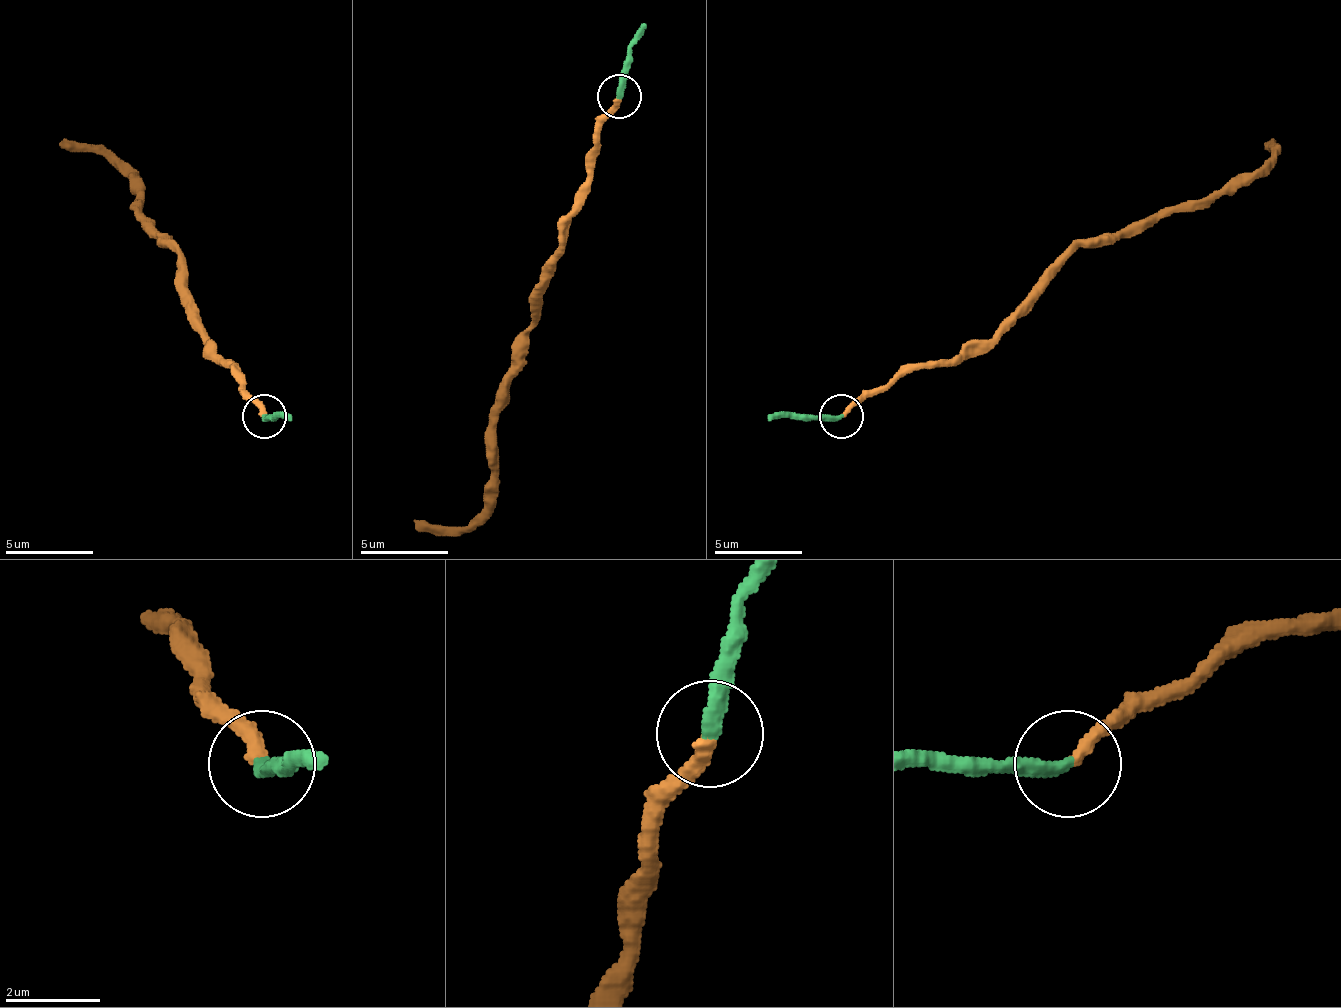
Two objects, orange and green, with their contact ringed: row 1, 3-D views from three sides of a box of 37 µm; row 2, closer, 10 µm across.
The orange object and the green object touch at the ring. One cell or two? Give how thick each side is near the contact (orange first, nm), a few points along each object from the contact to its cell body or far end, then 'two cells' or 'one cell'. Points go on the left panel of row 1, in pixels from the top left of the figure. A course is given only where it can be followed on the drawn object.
calibres 280 and 320 nm; course orange (263, 417), (232, 369), (210, 347), (184, 263), (140, 214), (140, 192), (109, 157), (73, 153), (60, 139); course green (263, 417), (290, 413); one cell

